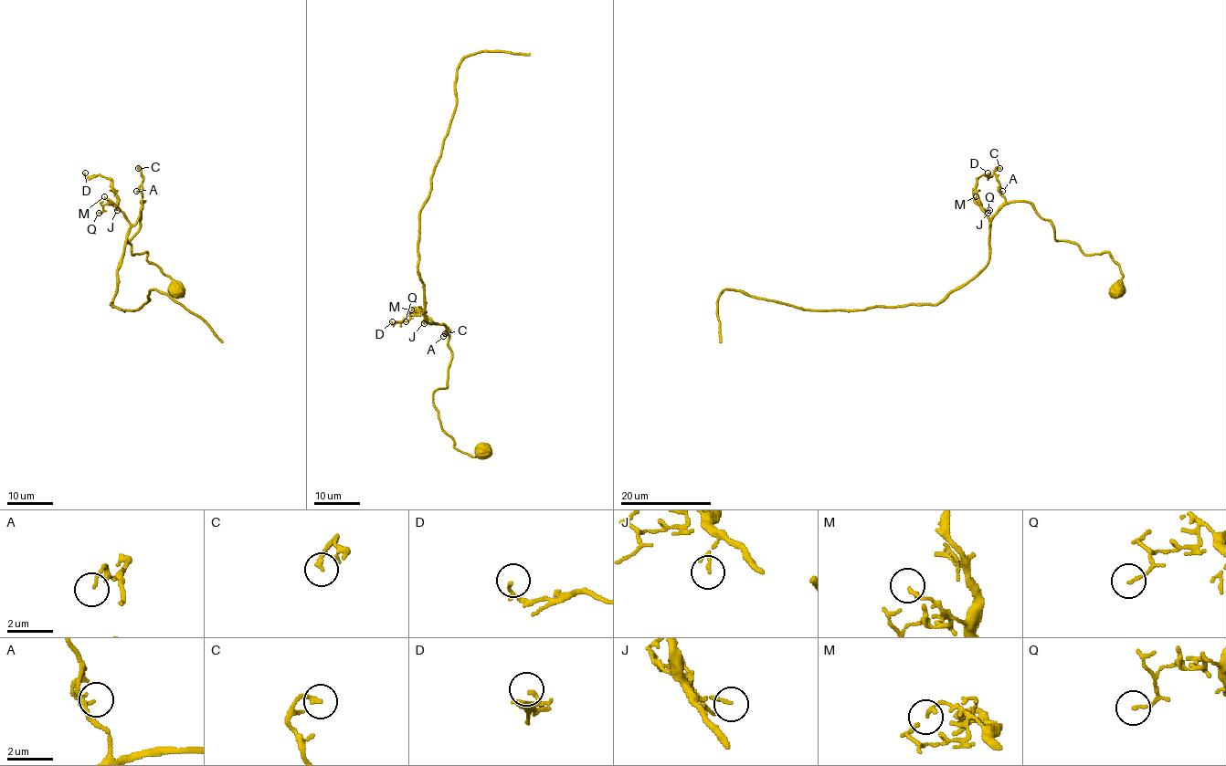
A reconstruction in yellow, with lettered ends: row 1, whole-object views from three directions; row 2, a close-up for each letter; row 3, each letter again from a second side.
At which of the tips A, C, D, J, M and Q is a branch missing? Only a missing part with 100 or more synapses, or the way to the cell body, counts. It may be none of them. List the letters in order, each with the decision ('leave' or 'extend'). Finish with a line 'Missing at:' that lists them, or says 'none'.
A: leave
C: leave
D: leave
J: leave
M: leave
Q: leave
Missing at: none

